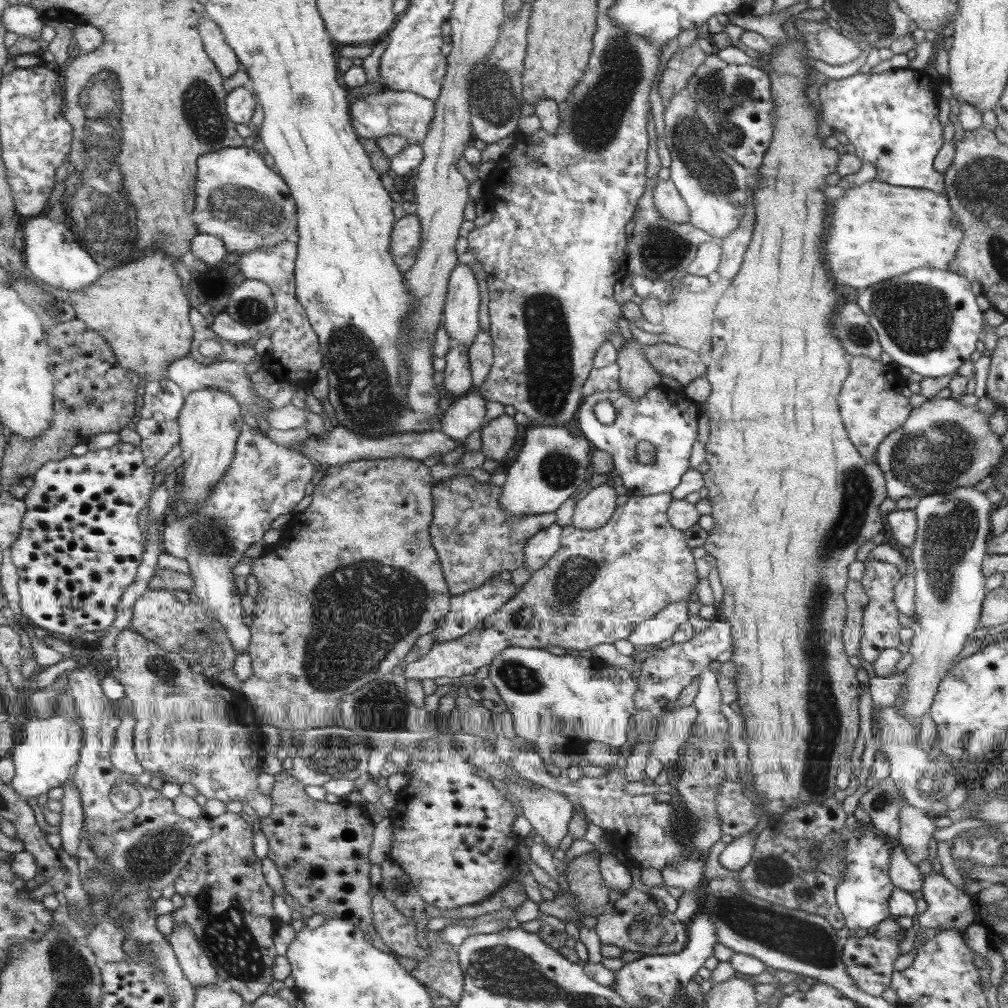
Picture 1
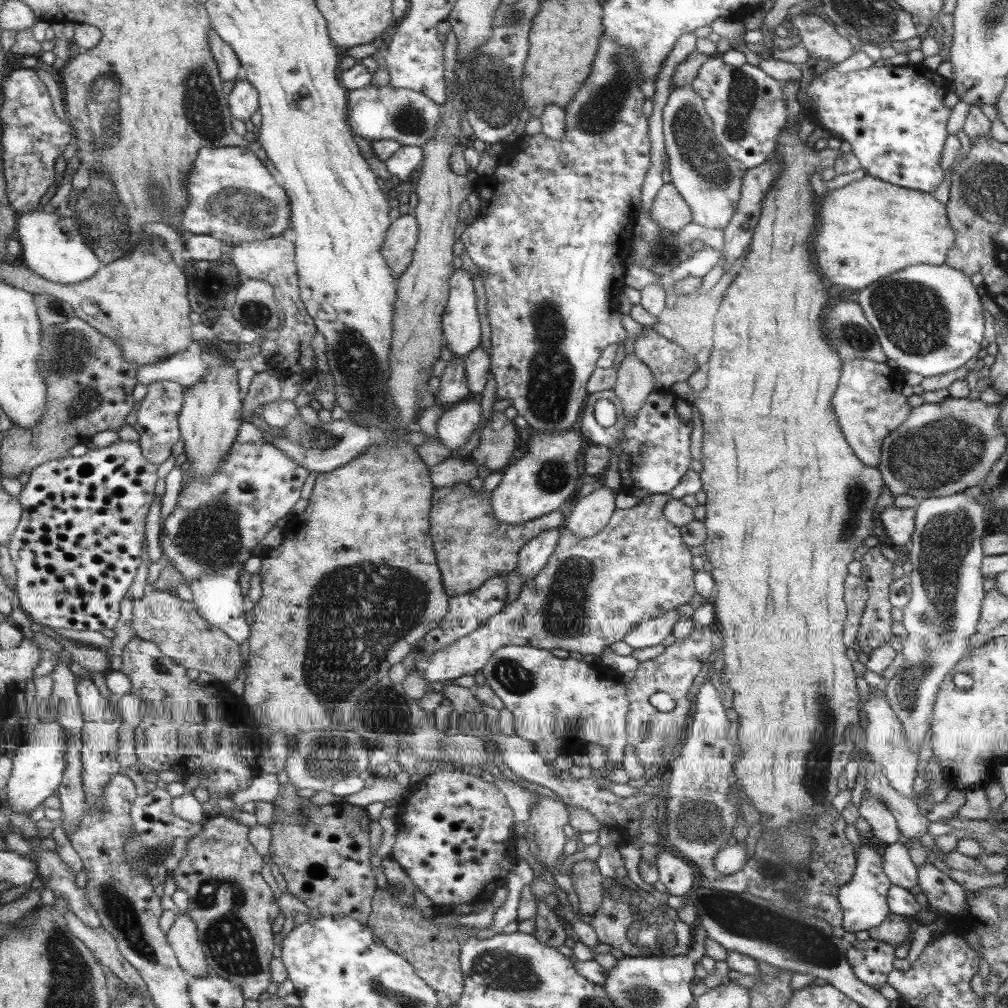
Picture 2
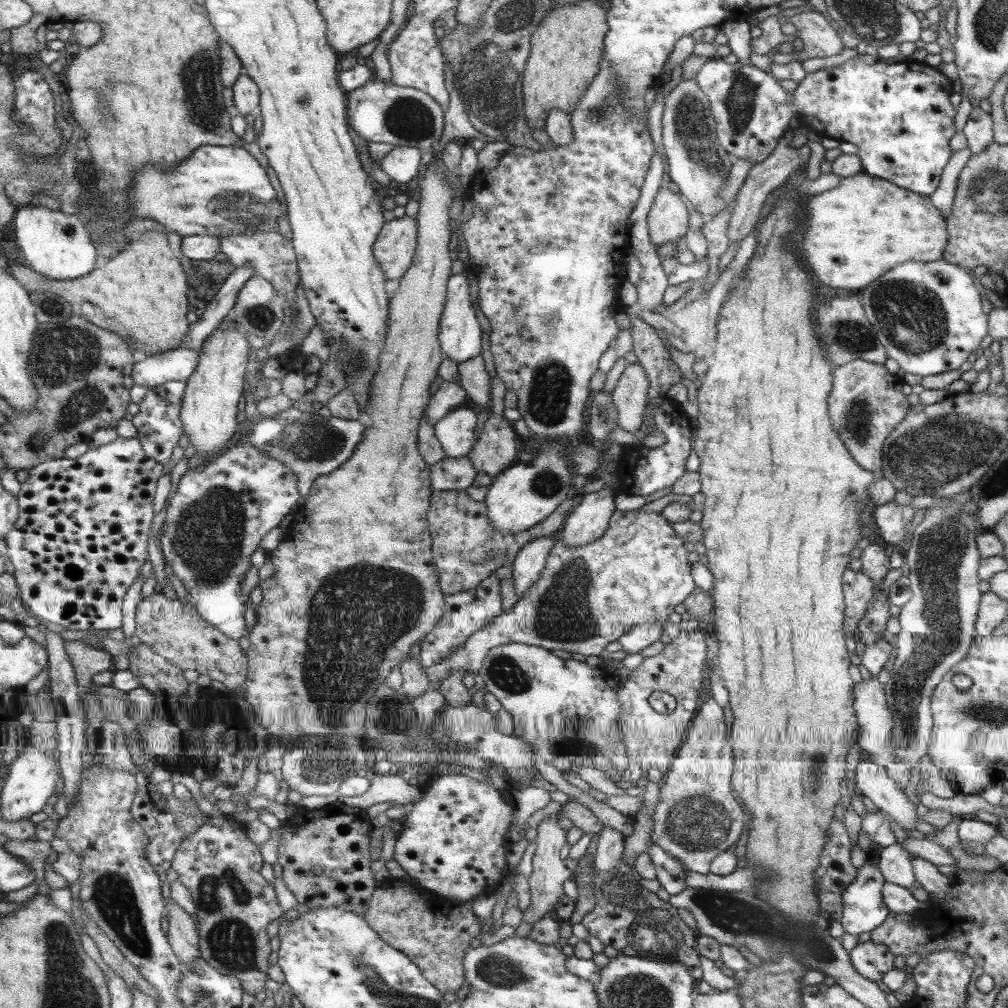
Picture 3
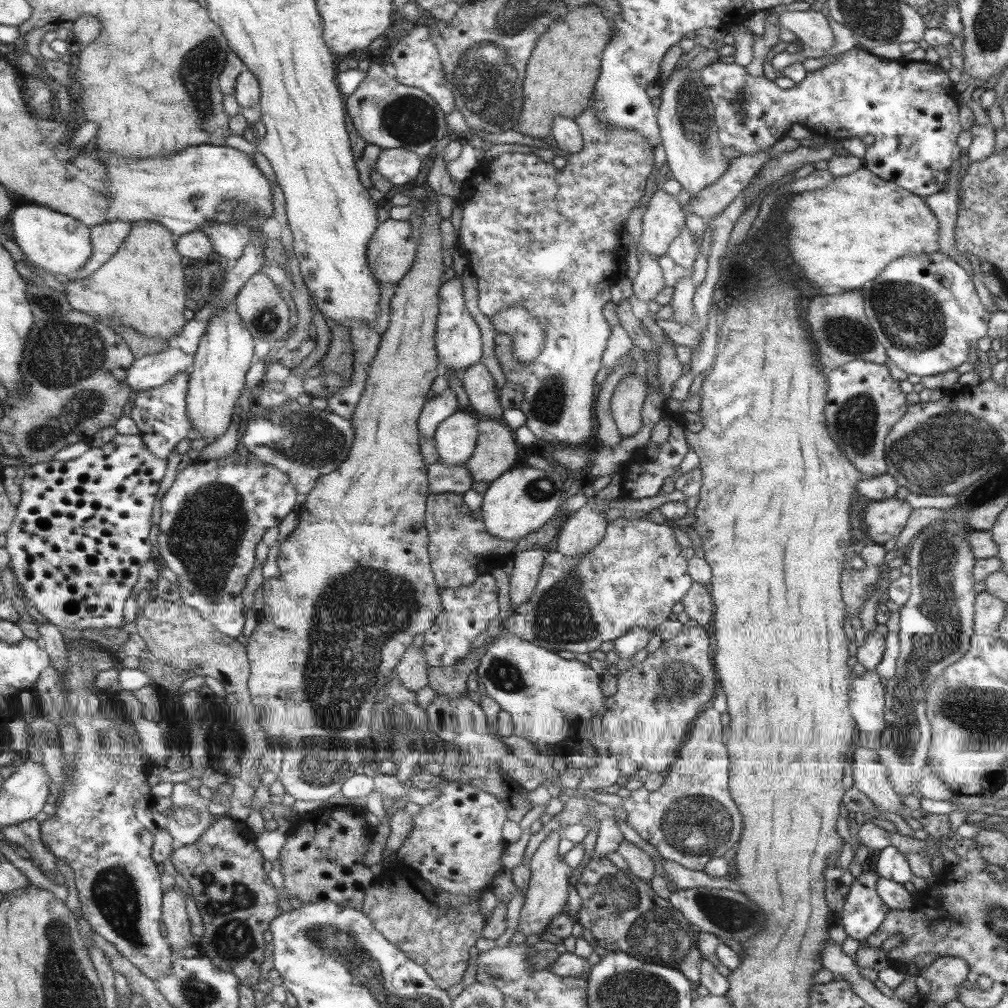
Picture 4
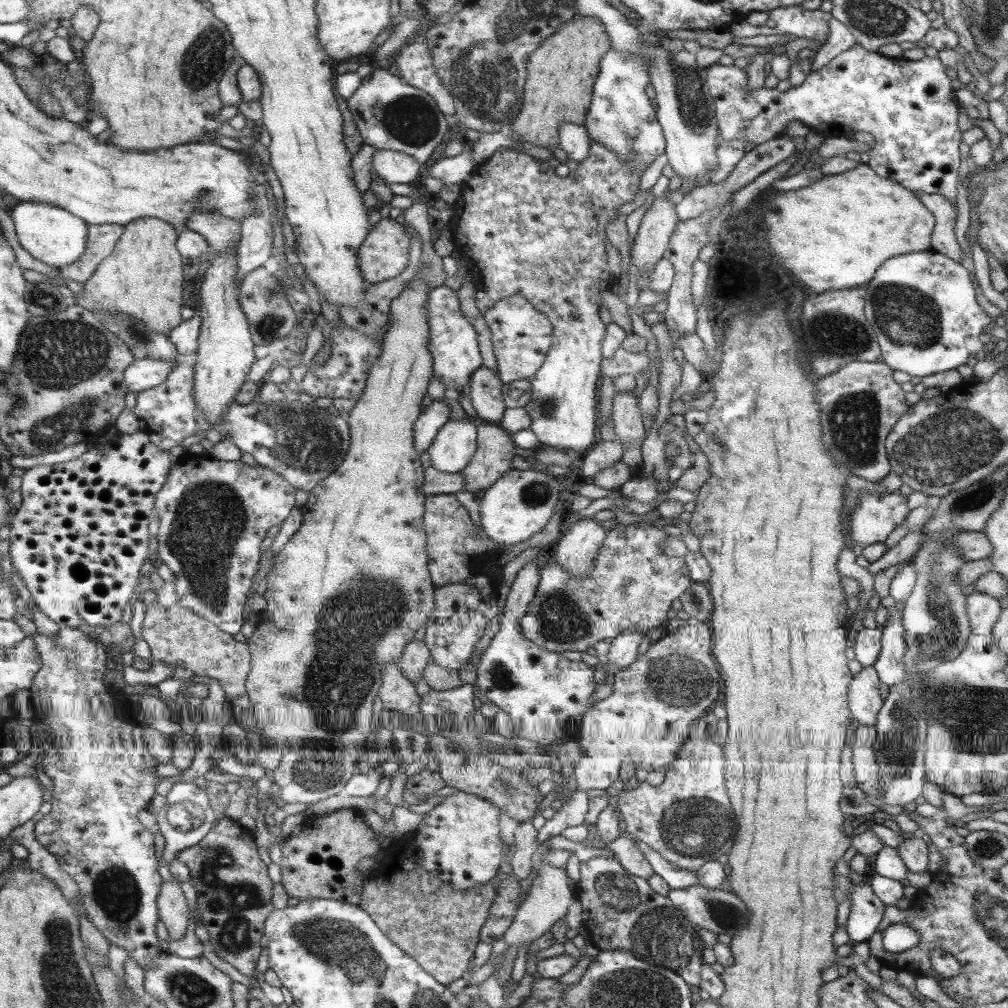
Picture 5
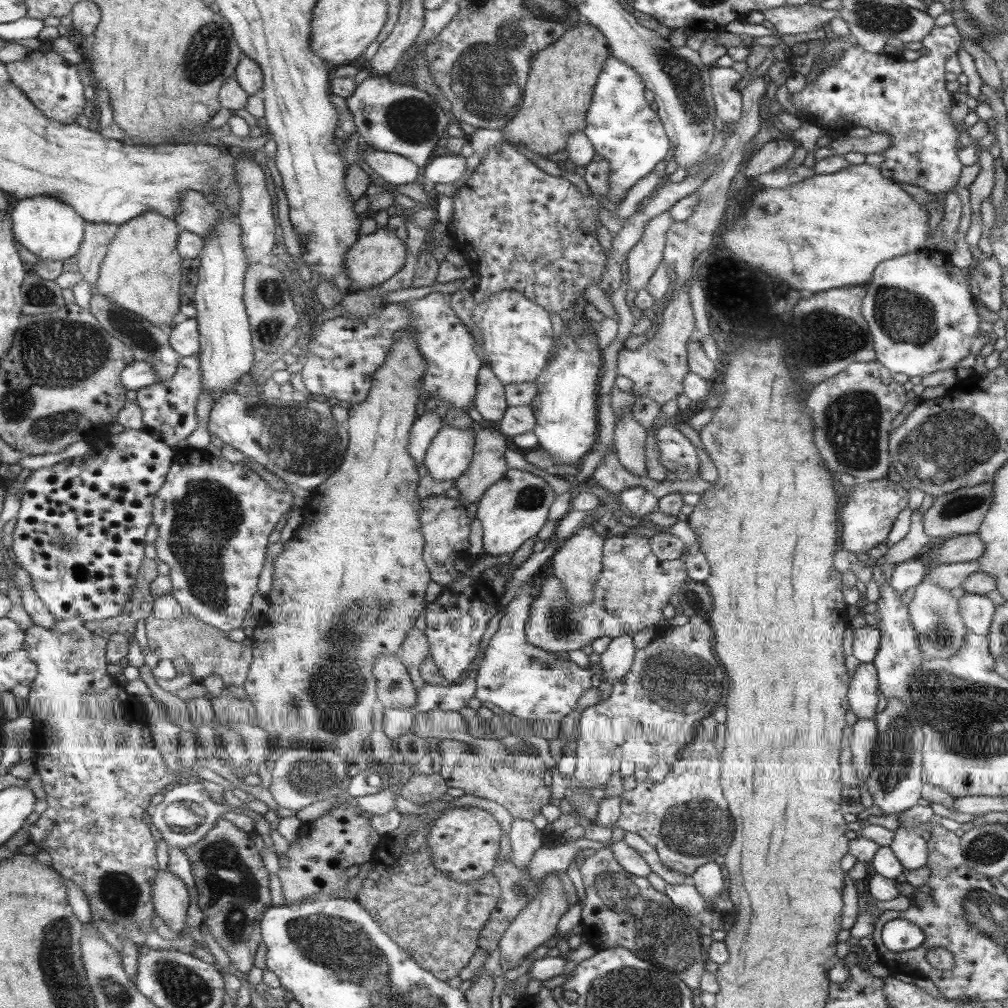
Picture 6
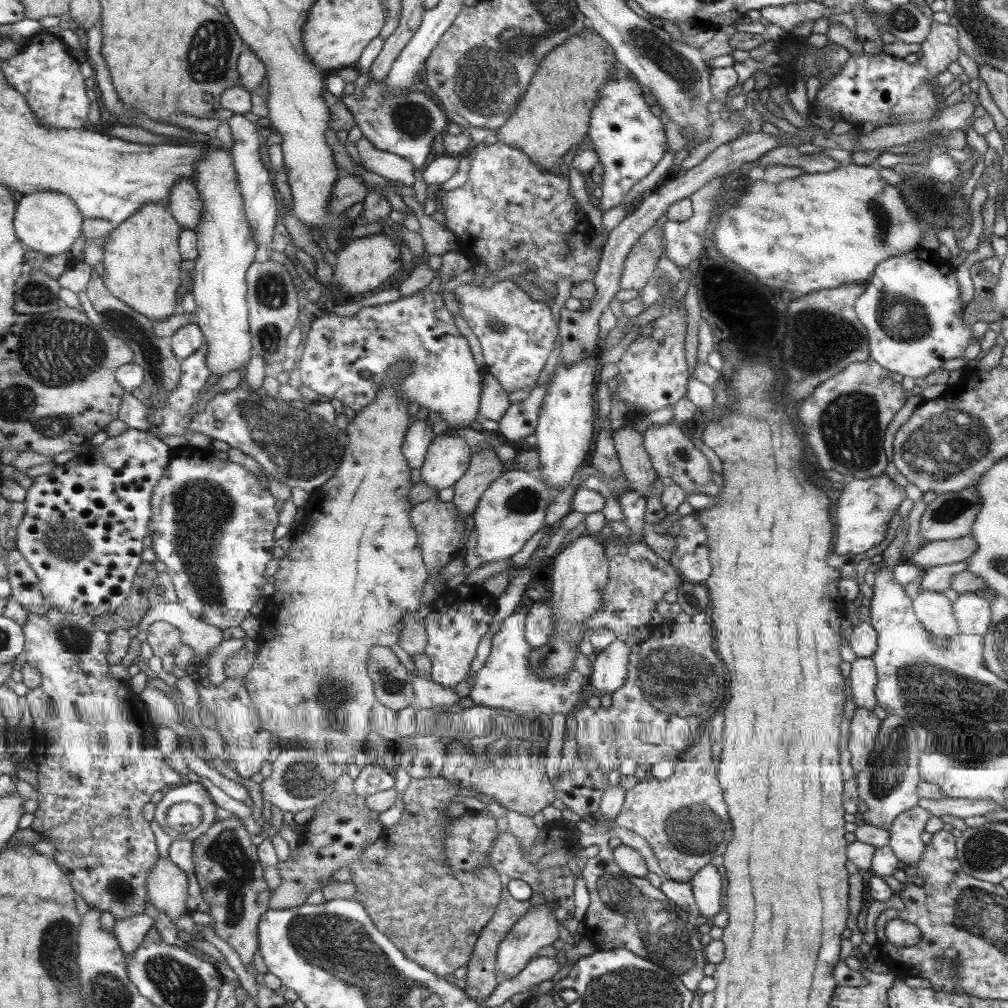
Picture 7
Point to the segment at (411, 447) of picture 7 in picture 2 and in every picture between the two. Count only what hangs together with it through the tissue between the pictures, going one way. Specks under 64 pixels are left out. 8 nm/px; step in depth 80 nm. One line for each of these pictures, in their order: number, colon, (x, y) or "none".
2: (452, 387)
3: (449, 395)
4: (441, 406)
5: (435, 413)
6: (425, 428)

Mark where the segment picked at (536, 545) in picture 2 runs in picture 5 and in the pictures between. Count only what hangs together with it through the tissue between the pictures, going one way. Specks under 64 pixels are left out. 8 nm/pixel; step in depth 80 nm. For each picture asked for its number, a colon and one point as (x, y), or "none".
3: (528, 564)
4: (527, 564)
5: (539, 690)

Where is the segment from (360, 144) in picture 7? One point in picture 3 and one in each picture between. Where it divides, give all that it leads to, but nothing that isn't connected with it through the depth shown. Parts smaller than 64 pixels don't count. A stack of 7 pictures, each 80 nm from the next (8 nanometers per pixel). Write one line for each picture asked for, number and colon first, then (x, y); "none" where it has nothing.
3: (401, 162)
4: (399, 166)
5: (393, 166)
6: (395, 169)

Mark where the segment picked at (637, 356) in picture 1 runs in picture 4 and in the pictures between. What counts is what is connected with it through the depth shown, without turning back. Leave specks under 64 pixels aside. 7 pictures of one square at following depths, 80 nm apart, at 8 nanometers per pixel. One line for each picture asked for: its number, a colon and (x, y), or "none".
2: (634, 382)
3: (629, 396)
4: (628, 396)

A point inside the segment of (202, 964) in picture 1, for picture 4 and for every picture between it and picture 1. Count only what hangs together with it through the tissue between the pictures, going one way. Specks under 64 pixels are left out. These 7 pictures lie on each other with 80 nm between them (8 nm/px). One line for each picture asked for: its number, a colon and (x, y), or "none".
2: (183, 937)
3: (183, 936)
4: (175, 917)

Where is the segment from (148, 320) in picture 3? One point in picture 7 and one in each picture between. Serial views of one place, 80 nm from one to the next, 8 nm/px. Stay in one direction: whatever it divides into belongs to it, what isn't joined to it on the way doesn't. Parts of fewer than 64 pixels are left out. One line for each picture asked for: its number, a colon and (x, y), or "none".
4: (144, 287)
5: (144, 278)
6: (143, 272)
7: (143, 263)

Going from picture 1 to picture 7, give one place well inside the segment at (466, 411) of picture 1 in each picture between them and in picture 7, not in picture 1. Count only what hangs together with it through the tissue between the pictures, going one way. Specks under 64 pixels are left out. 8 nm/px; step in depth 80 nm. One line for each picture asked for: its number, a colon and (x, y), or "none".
2: (456, 423)
3: (454, 432)
4: (455, 438)
5: (454, 444)
6: (451, 450)
7: (447, 457)

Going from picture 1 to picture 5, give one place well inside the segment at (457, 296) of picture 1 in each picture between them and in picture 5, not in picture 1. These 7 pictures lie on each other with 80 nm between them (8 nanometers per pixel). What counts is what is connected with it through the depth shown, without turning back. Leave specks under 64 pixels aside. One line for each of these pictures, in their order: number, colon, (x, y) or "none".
2: (460, 327)
3: (460, 334)
4: (457, 340)
5: (453, 343)

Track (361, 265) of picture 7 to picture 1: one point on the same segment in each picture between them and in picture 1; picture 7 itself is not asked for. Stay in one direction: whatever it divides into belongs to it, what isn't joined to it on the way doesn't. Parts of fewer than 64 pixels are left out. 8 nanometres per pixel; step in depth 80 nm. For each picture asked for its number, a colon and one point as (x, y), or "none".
1: (405, 238)
2: (397, 250)
3: (393, 249)
4: (391, 249)
5: (385, 253)
6: (376, 256)

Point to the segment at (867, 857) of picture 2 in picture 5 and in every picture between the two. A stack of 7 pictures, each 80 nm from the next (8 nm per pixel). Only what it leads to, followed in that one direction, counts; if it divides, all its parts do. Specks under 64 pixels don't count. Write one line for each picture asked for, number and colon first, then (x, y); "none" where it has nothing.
3: (863, 909)
4: (863, 910)
5: (866, 910)

